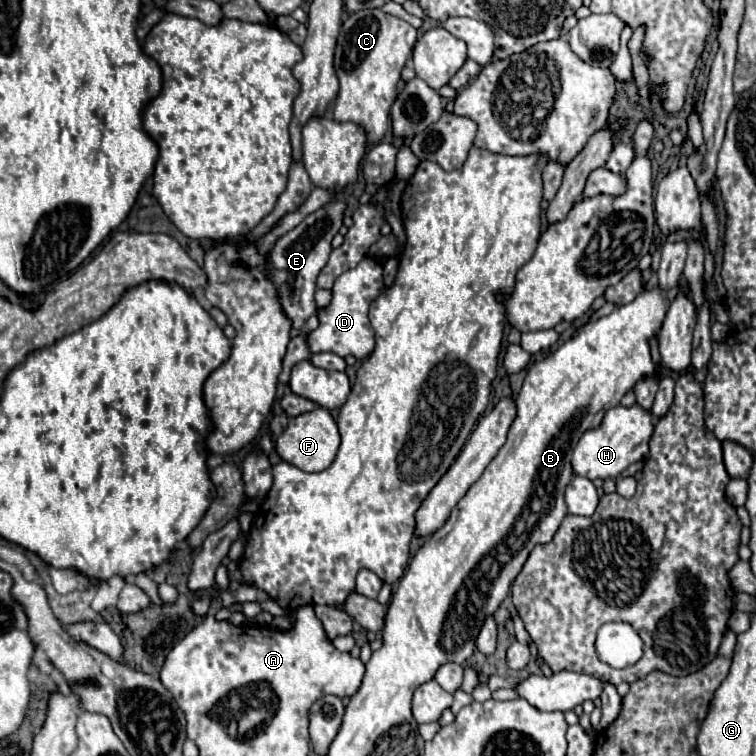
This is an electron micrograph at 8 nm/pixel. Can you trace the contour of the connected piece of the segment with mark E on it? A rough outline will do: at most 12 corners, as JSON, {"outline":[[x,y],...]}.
{"outline":[[347,203],[307,215],[271,249],[295,329],[315,315],[315,281]]}

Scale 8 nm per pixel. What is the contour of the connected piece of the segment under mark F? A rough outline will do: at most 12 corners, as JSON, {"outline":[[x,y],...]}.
{"outline":[[327,409],[293,417],[275,441],[287,463],[323,471],[339,451]]}

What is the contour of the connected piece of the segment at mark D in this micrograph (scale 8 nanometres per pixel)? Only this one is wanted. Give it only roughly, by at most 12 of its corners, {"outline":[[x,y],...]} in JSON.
{"outline":[[365,257],[335,279],[317,311],[311,353],[365,359],[375,333],[367,313],[383,267]]}

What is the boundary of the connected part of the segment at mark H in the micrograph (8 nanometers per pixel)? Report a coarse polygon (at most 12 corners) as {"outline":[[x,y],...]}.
{"outline":[[613,407],[573,451],[573,473],[615,479],[649,453],[651,413]]}

